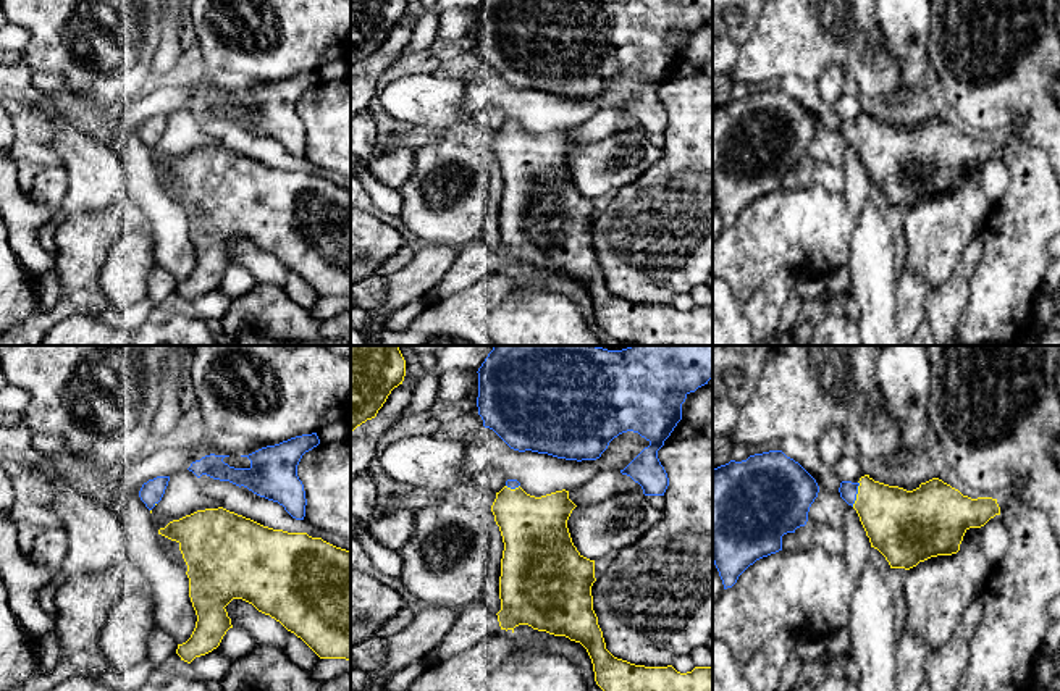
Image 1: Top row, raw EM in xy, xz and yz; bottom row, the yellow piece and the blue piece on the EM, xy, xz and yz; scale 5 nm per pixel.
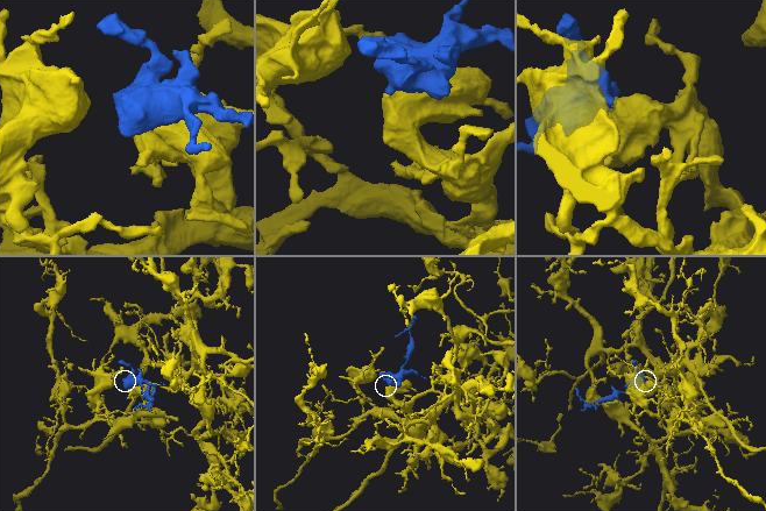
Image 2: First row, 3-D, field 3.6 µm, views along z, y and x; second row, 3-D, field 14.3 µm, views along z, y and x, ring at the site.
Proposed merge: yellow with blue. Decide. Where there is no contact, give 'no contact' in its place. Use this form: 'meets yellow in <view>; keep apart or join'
meets yellow in yz; join

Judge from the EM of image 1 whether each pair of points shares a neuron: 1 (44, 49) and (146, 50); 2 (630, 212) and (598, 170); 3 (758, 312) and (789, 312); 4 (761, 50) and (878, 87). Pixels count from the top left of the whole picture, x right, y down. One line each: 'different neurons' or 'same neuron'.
1: same neuron
2: different neurons
3: different neurons
4: same neuron

